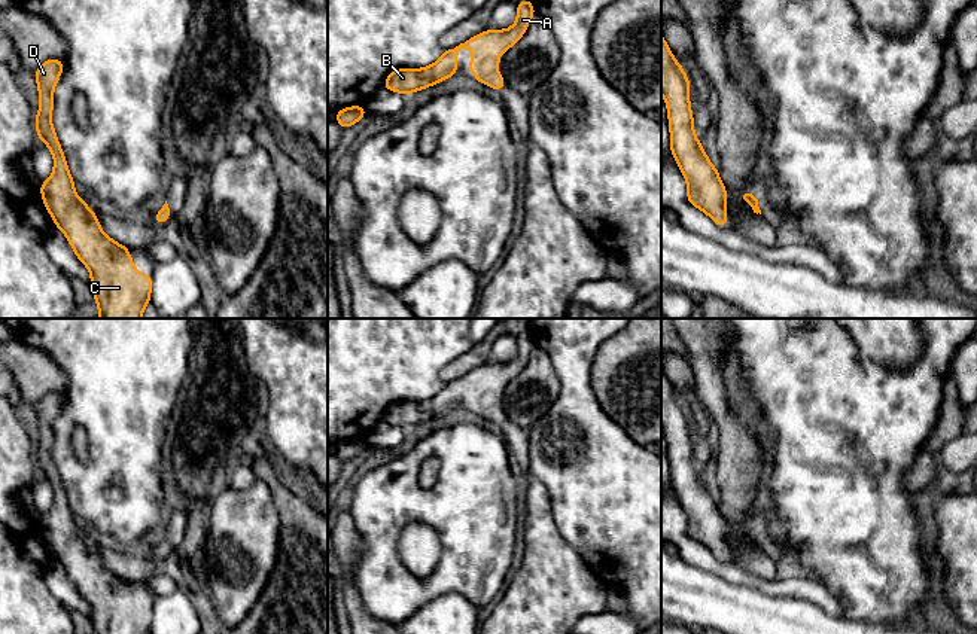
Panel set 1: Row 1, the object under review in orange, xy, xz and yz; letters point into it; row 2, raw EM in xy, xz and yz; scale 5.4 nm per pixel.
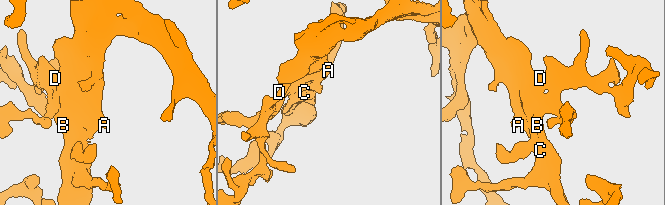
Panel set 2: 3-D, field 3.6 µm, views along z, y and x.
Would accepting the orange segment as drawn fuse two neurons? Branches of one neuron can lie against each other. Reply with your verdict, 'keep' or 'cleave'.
keep

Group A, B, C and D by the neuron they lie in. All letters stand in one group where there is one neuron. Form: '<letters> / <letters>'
A B C D

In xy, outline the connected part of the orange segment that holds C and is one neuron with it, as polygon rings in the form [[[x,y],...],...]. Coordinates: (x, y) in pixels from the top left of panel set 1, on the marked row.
[[[49,58],[34,71],[40,97],[39,113],[34,118],[37,138],[49,147],[54,156],[54,171],[39,189],[42,201],[76,257],[91,274],[98,318],[141,318],[144,307],[150,304],[152,277],[137,272],[130,247],[106,235],[95,211],[77,196],[51,121],[54,88],[63,70],[64,61]]]

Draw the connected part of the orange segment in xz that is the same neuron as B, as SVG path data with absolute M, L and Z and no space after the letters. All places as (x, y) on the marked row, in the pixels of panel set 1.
M521 0L517 3L517 22L506 30L486 30L469 40L460 43L456 48L445 49L439 60L436 60L432 65L423 68L398 68L393 70L384 80L383 88L399 92L404 95L410 95L419 89L426 89L433 86L435 83L445 80L454 74L457 74L457 51L459 49L471 49L474 57L471 58L468 68L474 73L474 77L496 91L505 88L505 79L497 73L500 61L497 60L505 51L512 48L526 33L527 25L532 16L536 13L530 0Z

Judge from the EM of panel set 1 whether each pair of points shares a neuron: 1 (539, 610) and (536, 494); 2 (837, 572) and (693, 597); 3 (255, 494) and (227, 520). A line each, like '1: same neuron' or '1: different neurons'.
1: same neuron
2: different neurons
3: same neuron

